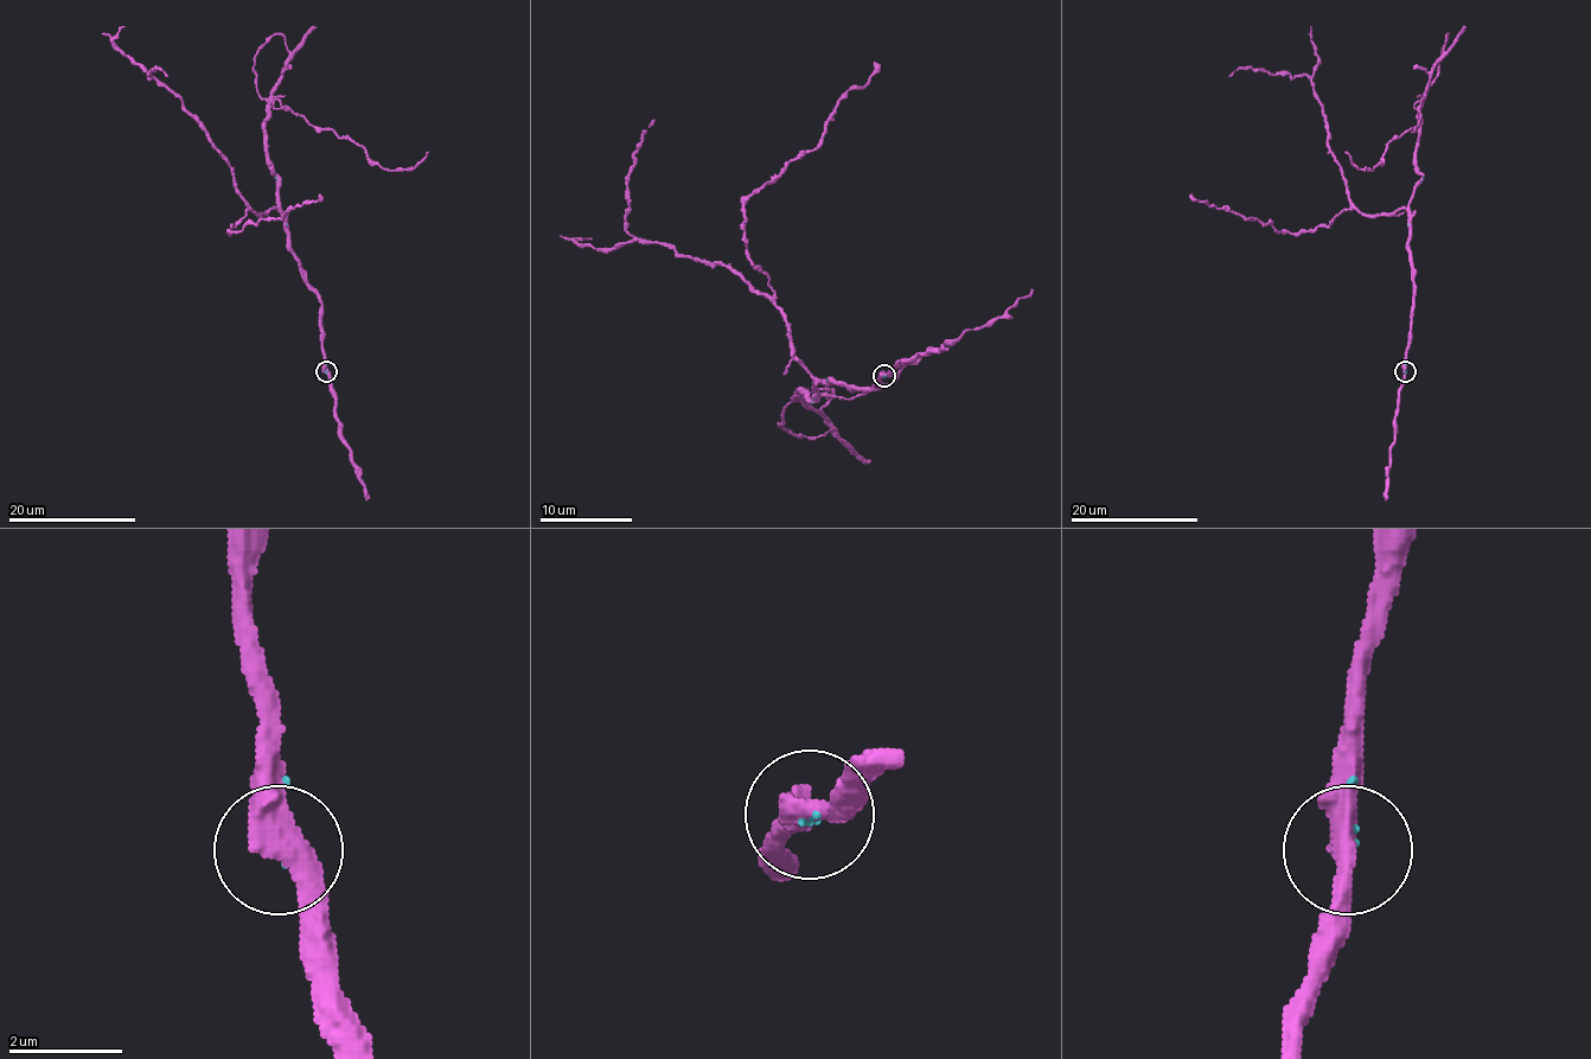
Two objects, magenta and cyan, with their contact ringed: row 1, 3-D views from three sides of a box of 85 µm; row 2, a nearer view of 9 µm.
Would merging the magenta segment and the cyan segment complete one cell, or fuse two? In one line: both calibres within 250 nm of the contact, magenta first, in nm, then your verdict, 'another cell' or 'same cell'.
calibres 460 and 40 nm; same cell

